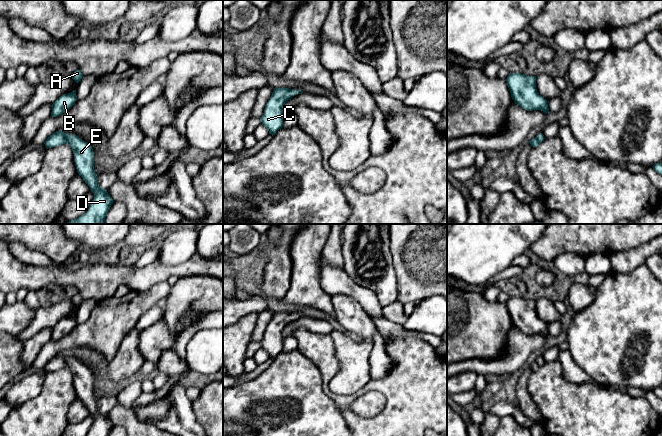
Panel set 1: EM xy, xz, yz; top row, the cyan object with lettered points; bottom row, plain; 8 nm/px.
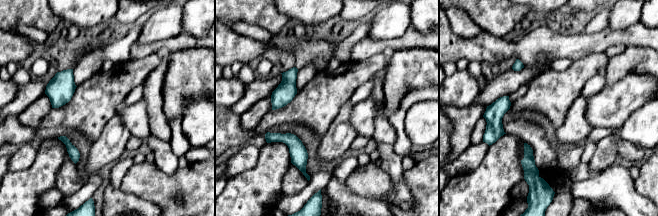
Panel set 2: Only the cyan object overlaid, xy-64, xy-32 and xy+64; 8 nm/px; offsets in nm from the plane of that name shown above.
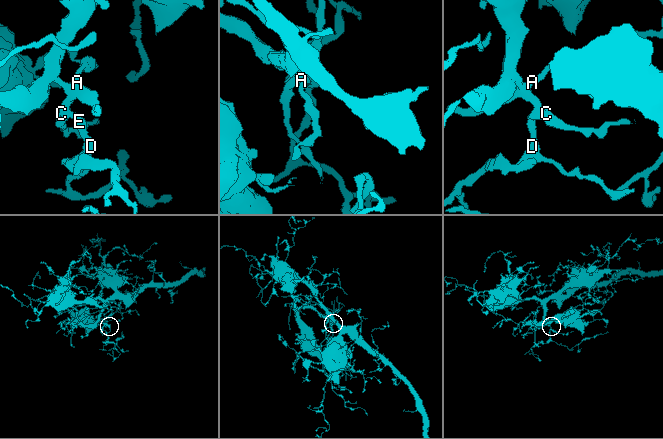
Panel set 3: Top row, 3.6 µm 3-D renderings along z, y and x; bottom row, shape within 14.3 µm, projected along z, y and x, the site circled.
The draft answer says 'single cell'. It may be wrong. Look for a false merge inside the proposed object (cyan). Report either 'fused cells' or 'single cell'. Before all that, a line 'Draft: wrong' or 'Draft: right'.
Draft: right
single cell

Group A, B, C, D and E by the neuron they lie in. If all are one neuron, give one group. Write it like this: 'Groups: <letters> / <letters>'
Groups: A B C D E

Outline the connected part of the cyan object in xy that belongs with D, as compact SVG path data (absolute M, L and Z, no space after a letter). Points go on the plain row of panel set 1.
M61 354L54 356L44 366L47 373L66 367L72 372L78 398L94 416L94 422L86 436L108 436L114 425L107 414L98 409L92 370L76 359L70 360Z

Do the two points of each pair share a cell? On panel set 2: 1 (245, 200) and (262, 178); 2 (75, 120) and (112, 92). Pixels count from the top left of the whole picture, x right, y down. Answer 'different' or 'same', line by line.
1: same
2: same

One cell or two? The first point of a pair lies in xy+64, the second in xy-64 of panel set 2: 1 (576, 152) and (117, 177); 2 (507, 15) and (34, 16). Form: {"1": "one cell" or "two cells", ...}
{"1": "one cell", "2": "one cell"}

